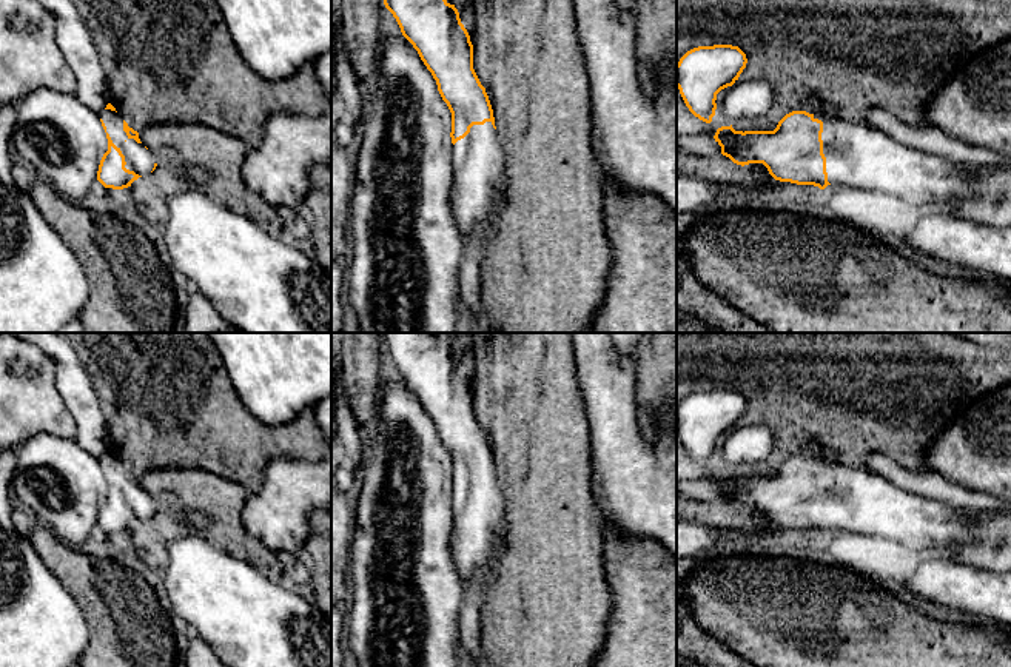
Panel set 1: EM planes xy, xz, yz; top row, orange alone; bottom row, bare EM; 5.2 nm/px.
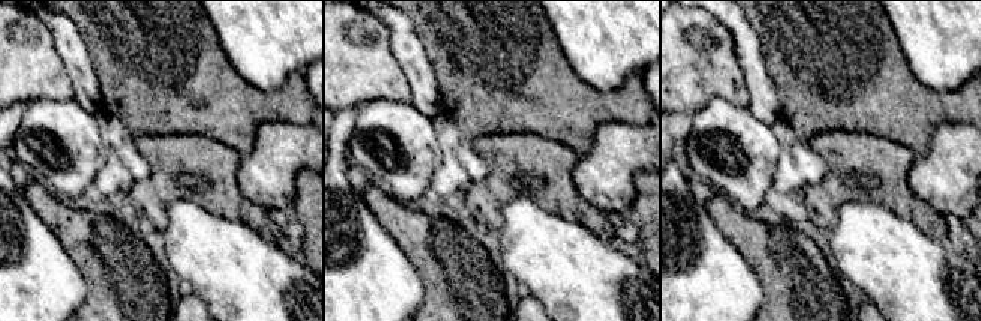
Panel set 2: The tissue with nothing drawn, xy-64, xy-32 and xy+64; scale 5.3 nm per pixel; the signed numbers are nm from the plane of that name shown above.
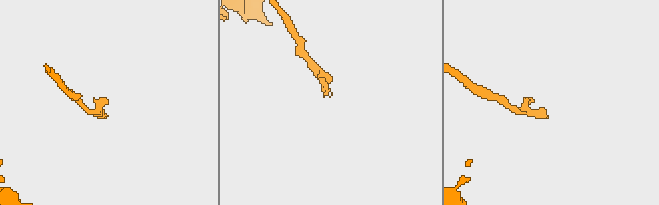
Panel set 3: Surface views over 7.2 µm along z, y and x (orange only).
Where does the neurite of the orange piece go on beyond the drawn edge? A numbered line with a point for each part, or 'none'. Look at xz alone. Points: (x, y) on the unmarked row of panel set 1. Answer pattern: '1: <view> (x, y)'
1: xz (476, 539)

